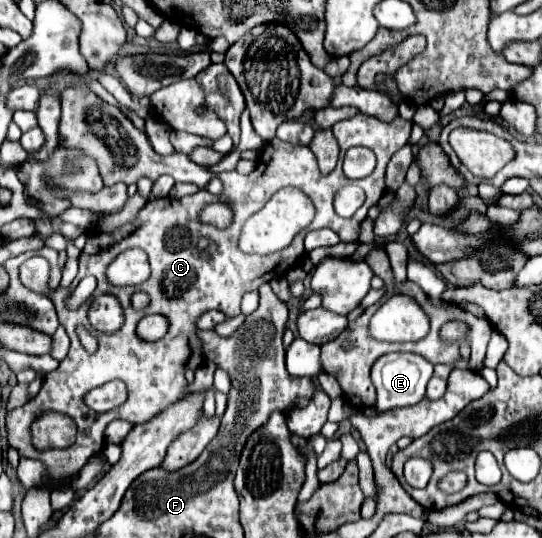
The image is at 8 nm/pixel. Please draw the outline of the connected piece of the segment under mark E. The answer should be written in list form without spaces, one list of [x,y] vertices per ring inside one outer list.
[[[385,354],[385,356],[381,356],[371,368],[371,380],[377,388],[377,402],[373,404],[373,408],[379,412],[387,412],[391,408],[417,404],[419,400],[425,398],[425,386],[431,376],[433,376],[433,364],[427,362],[423,356],[417,356],[417,354]]]

